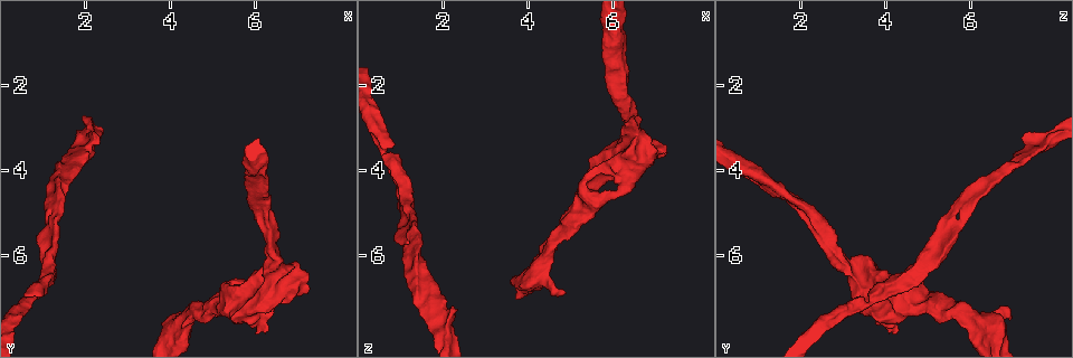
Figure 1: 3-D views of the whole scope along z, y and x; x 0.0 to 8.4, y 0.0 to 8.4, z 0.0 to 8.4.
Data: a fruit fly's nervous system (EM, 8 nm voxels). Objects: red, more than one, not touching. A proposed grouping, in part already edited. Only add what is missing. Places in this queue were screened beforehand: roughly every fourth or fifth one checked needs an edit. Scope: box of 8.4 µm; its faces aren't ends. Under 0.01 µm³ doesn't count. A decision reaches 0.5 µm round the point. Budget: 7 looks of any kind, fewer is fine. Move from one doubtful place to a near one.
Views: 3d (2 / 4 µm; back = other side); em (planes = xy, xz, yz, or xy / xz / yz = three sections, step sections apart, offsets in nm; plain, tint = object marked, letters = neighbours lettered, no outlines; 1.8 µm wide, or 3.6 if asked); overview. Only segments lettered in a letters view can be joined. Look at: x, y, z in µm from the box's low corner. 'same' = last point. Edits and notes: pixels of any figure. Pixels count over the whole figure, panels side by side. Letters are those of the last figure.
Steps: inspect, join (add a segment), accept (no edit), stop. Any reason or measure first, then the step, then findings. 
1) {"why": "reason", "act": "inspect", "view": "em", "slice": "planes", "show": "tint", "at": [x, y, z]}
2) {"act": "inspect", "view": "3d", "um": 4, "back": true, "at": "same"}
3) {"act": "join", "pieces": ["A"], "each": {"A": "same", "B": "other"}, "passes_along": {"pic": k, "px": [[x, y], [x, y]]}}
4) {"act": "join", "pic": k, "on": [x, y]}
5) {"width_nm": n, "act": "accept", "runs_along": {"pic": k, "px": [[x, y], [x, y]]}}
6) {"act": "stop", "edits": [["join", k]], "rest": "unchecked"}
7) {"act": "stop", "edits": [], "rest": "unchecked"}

{"why": "branch stops here", "act": "inspect", "view": "em", "slice": "yz", "step": 16, "show": "letters", "at": [1.45, 5.00, 5.50]}

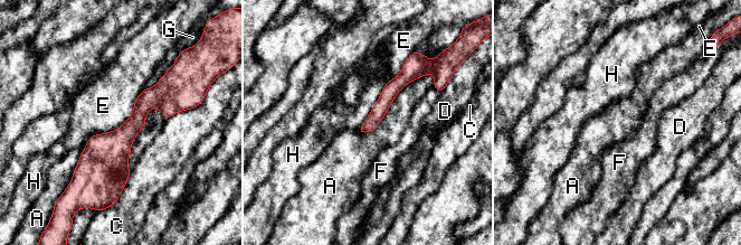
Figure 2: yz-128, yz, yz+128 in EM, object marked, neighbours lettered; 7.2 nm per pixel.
{"act": "accept", "each": {"A": "other", "C": "other", "D": "other", "E": "other", "F": "other", "G": "other", "H": "other"}, "runs_along": {"pic": 2, "px": [[168, 84], [88, 170], [76, 173]]}, "found": "none of them fits"}

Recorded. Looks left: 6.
{"why": "branch point", "act": "inspect", "view": "em", "slice": "planes", "show": "tint", "at": [1.95, 3.70, 7.15]}

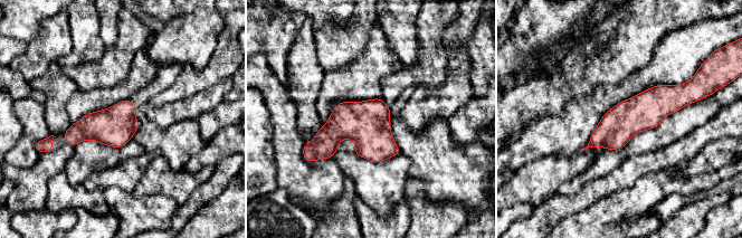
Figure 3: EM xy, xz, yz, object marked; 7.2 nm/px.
{"act": "inspect", "view": "em", "slice": "planes", "show": "letters", "at": "same"}

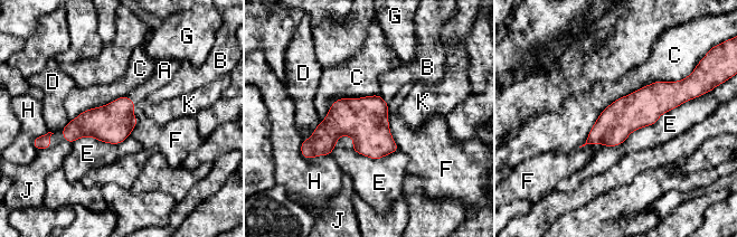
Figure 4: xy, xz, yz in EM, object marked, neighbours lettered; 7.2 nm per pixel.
{"act": "join", "pieces": ["A"], "each": {"A": "same", "B": "other", "C": "other", "D": "other", "E": "other", "F": "other", "G": "other", "H": "other", "J": "other", "K": "other"}, "passes_along": {"pic": 4, "px": [[112, 123], [130, 100], [138, 95]]}, "found": "the cell continues"}

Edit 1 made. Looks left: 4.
{"why": "sudden change in width", "act": "inspect", "view": "em", "slice": "planes", "show": "plain", "at": [5.50, 7.00, 4.65]}

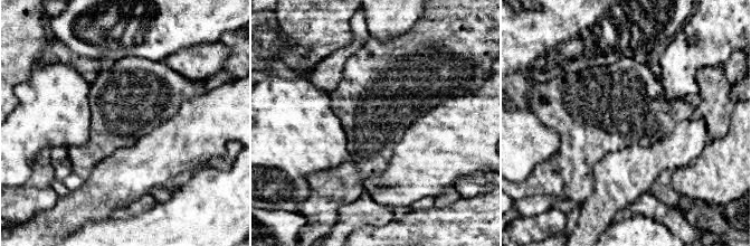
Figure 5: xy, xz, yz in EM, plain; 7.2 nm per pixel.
{"why": "what lies round it", "act": "inspect", "view": "em", "slice": "planes", "show": "letters", "at": "same"}

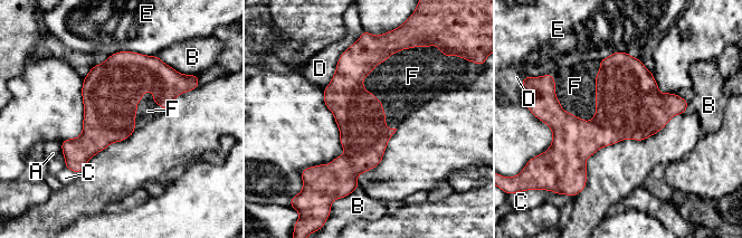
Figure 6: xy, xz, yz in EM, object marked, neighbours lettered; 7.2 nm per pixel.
{"width_nm": 340, "act": "join", "pieces": ["F"], "each": {"A": "other", "B": "other", "C": "other", "D": "other", "E": "other", "F": "same"}, "found": "the cell continues"}

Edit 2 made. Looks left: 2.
{"act": "stop", "edits": [["join", 4], ["join", 6]], "rest": "unchecked"}

